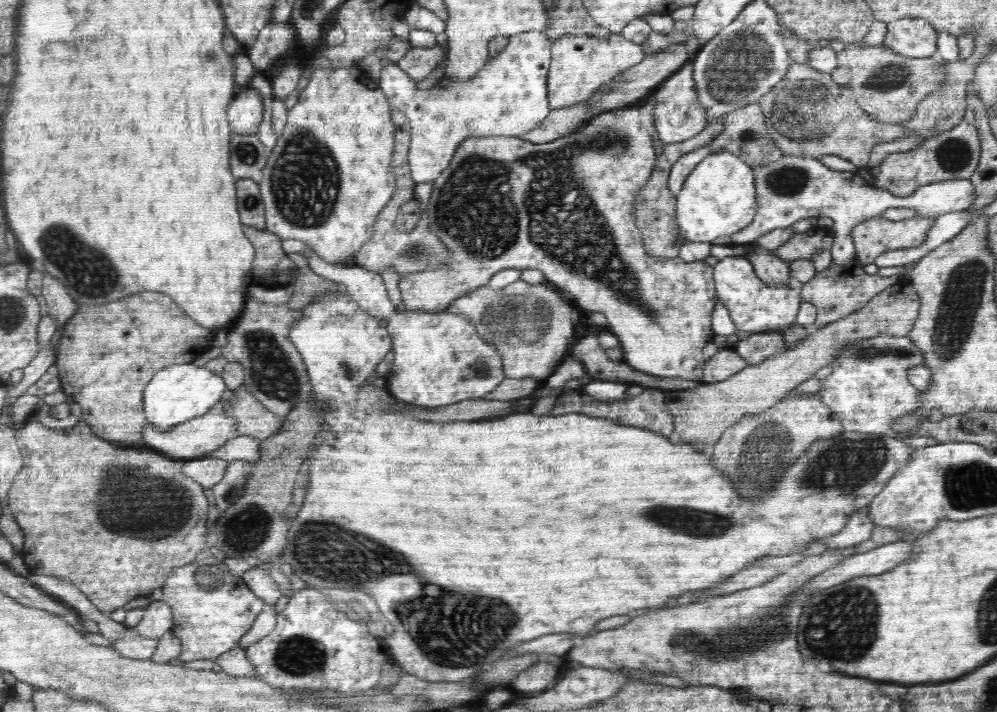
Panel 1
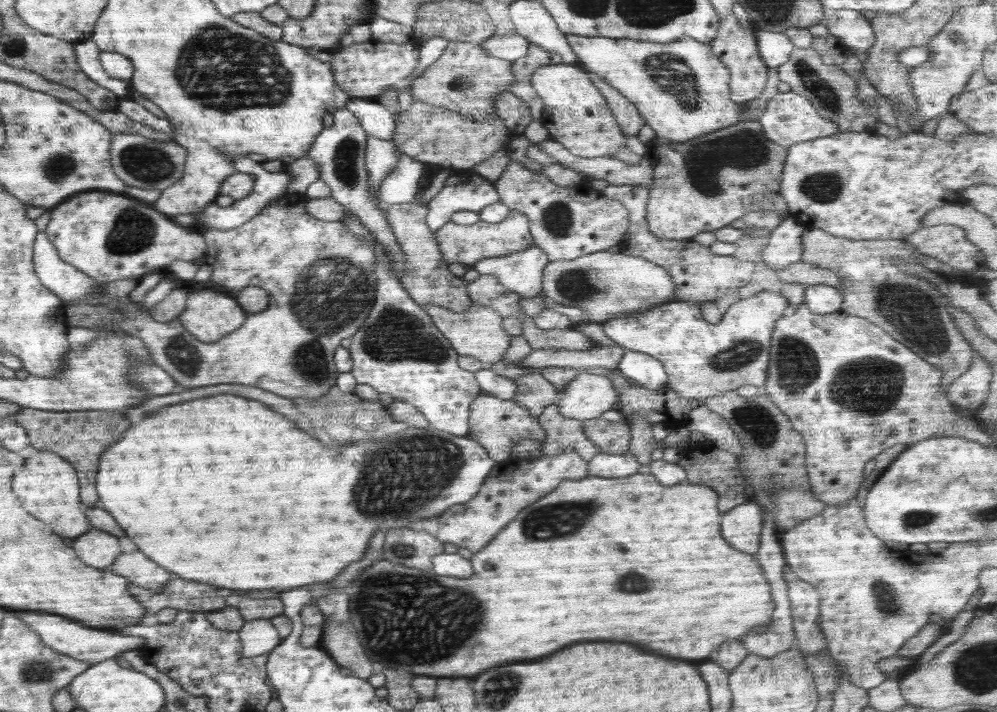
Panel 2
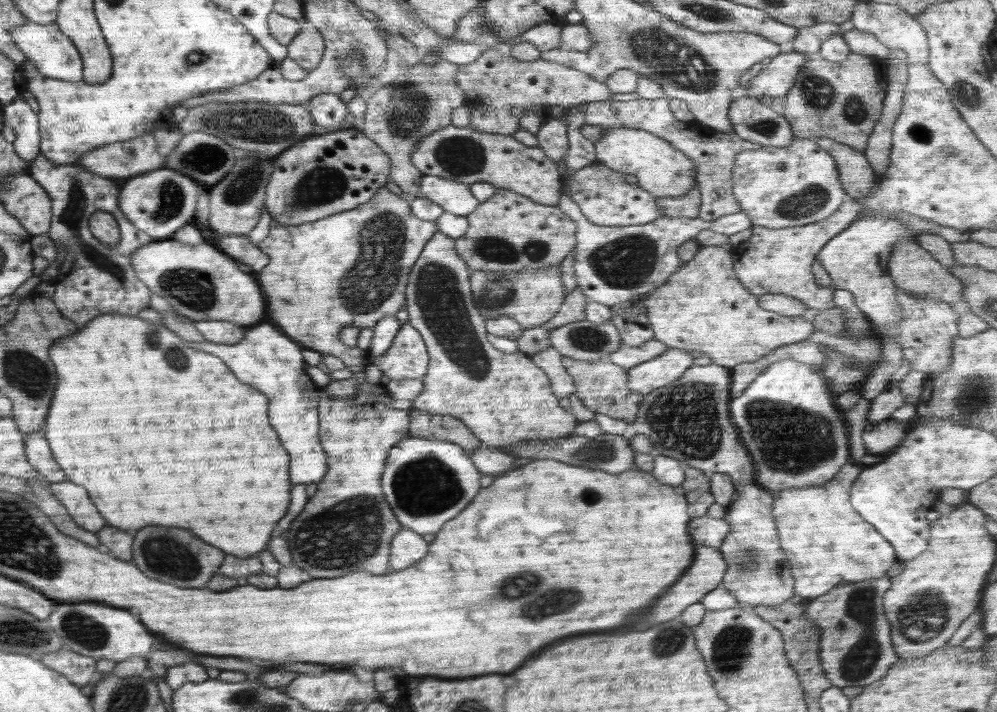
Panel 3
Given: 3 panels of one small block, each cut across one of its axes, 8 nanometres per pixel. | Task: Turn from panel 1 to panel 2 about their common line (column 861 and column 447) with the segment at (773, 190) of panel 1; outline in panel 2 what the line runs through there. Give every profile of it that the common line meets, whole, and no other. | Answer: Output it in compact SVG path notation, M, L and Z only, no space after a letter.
M457 171L454 178L444 181L442 189L432 200L427 206L429 212L426 214L425 222L428 229L432 233L436 233L451 222L451 217L456 211L473 211L479 214L486 206L499 202L499 196L492 181L466 174L464 171Z

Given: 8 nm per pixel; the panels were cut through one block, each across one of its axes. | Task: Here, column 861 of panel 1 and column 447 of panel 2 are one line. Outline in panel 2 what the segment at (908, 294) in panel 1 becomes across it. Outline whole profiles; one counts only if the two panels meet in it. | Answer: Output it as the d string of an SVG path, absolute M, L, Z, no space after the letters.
M474 302L464 312L448 310L436 304L424 304L422 308L430 315L436 328L450 342L459 356L469 356L489 364L503 360L512 338L507 336L506 330L502 328L503 313L492 310L488 306L482 306L482 304L474 304Z

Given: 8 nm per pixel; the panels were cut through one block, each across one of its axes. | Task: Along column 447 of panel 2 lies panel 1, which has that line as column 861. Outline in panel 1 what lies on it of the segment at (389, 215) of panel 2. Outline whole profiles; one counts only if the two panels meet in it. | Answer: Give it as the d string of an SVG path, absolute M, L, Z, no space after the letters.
M858 258L852 259L850 264L839 266L832 261L832 266L817 272L812 280L805 282L800 292L802 301L808 301L817 308L817 319L812 324L805 326L805 329L814 334L818 329L831 322L836 322L857 310L864 308L871 298L880 294L883 290L891 289L894 284L902 280L899 276L888 276L882 278L878 274L870 275L862 272L863 265Z

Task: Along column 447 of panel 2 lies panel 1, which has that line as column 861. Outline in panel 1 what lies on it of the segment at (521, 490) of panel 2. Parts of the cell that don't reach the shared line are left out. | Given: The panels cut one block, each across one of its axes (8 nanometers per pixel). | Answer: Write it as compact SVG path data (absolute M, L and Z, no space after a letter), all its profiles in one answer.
M869 506L856 510L854 514L848 516L846 526L838 534L828 536L828 538L820 538L820 540L816 541L820 542L820 544L826 544L828 549L841 549L866 542L870 538L872 529L875 527L868 511Z

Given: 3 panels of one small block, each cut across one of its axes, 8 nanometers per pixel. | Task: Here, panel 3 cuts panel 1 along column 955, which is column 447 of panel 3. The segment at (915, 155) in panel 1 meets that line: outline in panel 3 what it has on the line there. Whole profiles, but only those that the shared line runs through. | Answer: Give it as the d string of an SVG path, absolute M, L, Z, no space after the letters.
M444 126L442 130L436 130L422 138L416 146L416 150L410 156L413 168L418 169L423 176L430 175L440 178L447 178L465 185L476 183L490 183L498 189L508 189L518 194L530 198L531 202L536 202L545 206L555 206L560 200L563 184L561 182L562 171L552 159L540 148L536 146L526 146L522 142L514 139L512 135L488 134L474 130L468 126L458 128L458 126Z

